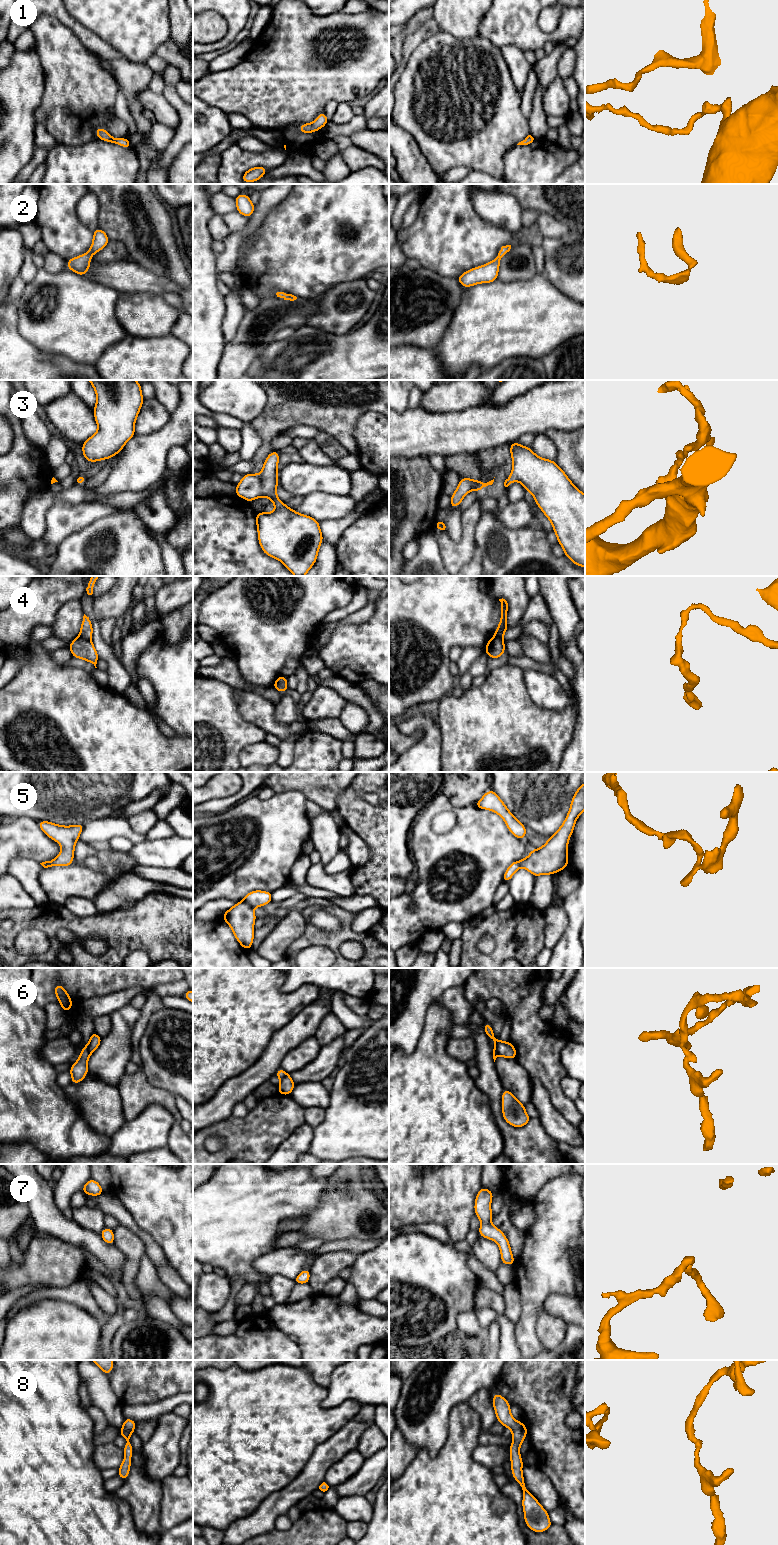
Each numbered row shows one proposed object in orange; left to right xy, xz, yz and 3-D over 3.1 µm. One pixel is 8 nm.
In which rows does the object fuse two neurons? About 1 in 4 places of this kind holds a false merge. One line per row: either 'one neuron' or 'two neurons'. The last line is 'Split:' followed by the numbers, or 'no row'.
1: one neuron
2: one neuron
3: one neuron
4: two neurons
5: two neurons
6: two neurons
7: one neuron
8: one neuron
Split: 4, 5, 6

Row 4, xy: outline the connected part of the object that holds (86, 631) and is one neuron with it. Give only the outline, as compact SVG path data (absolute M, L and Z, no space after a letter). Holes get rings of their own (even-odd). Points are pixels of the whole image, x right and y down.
M84 614L79 637L90 640L92 634L93 634L93 628L91 620Z

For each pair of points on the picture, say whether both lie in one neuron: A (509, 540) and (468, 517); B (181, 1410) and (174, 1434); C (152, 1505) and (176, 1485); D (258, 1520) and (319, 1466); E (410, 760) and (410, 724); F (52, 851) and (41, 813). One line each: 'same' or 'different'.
A: different
B: different
C: different
D: same
E: same
F: different

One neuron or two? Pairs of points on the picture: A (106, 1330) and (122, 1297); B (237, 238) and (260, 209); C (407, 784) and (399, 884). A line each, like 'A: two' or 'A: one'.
A: one
B: one
C: two

